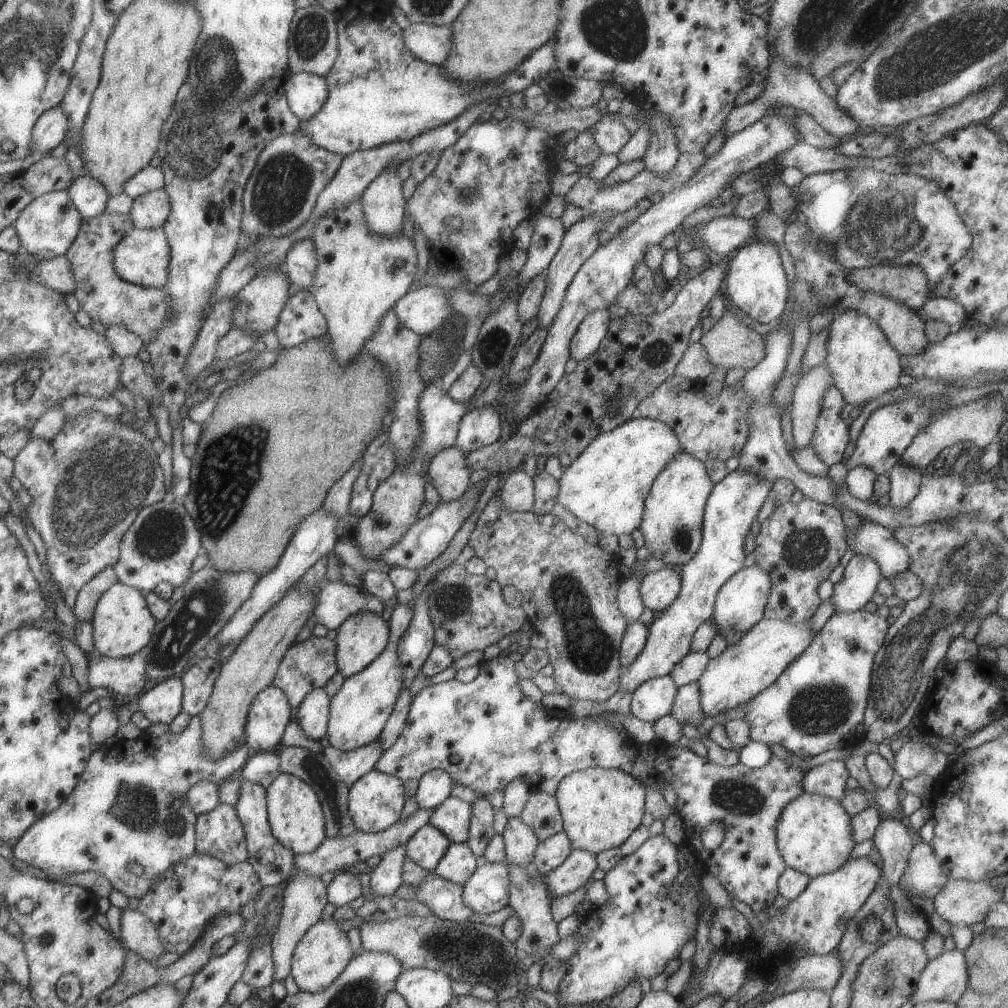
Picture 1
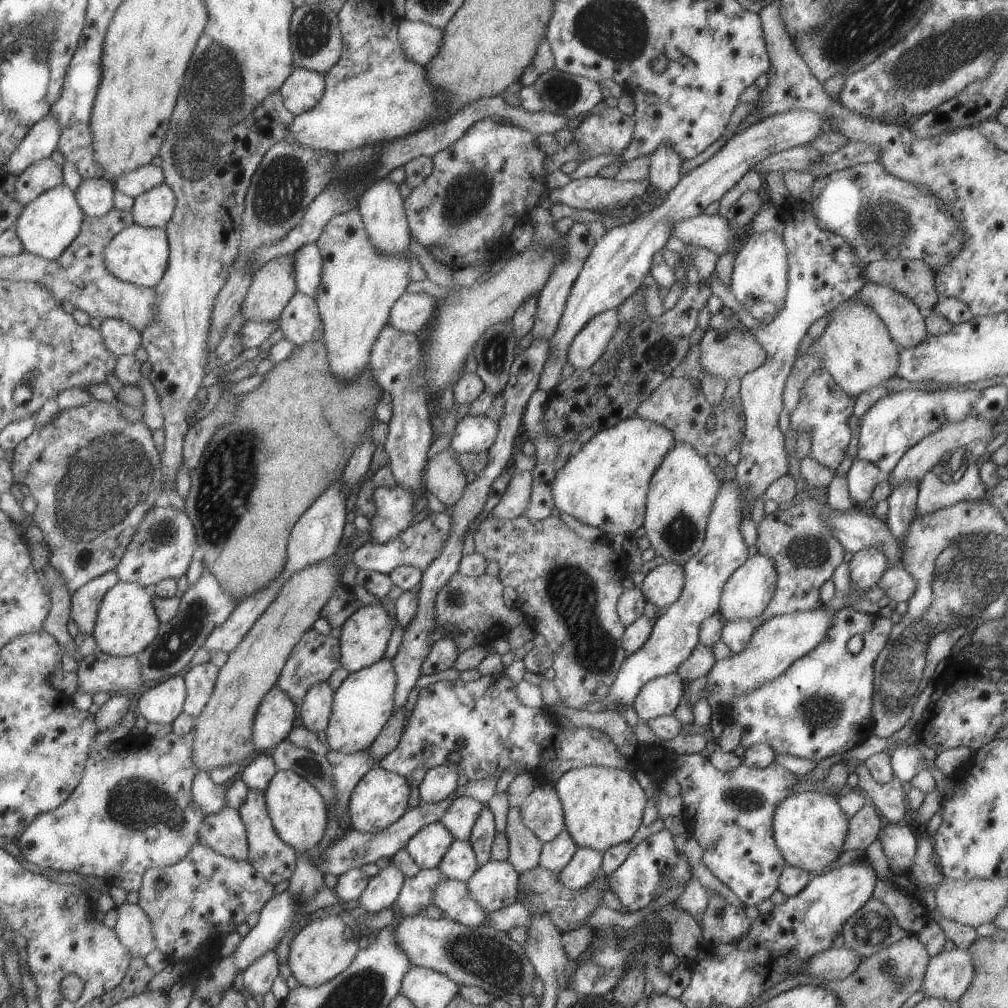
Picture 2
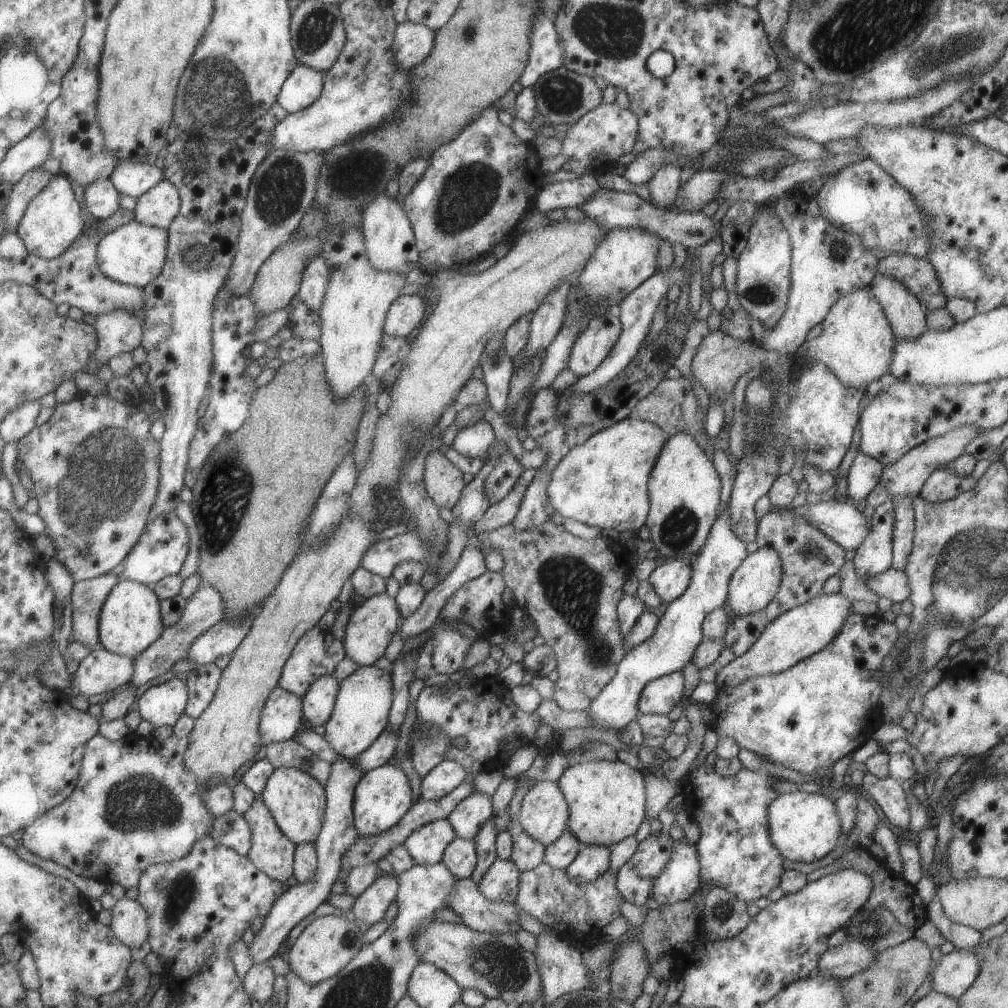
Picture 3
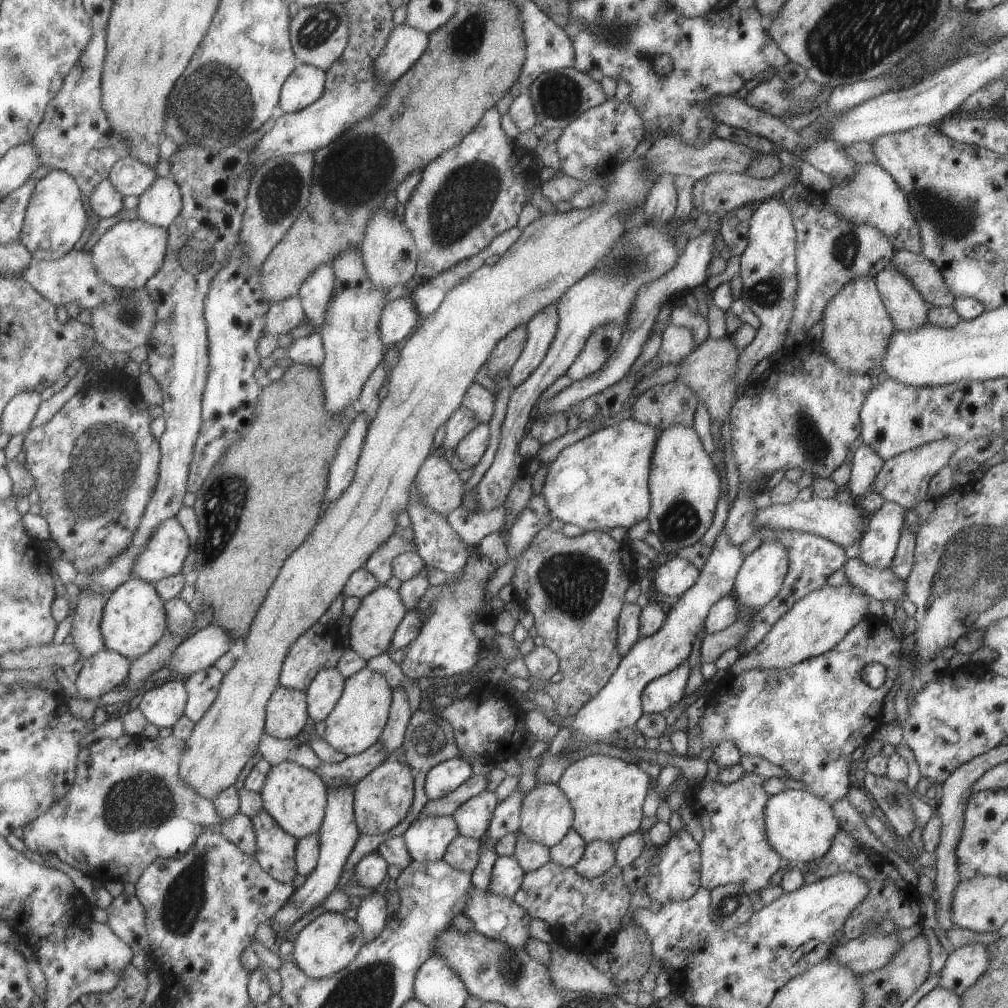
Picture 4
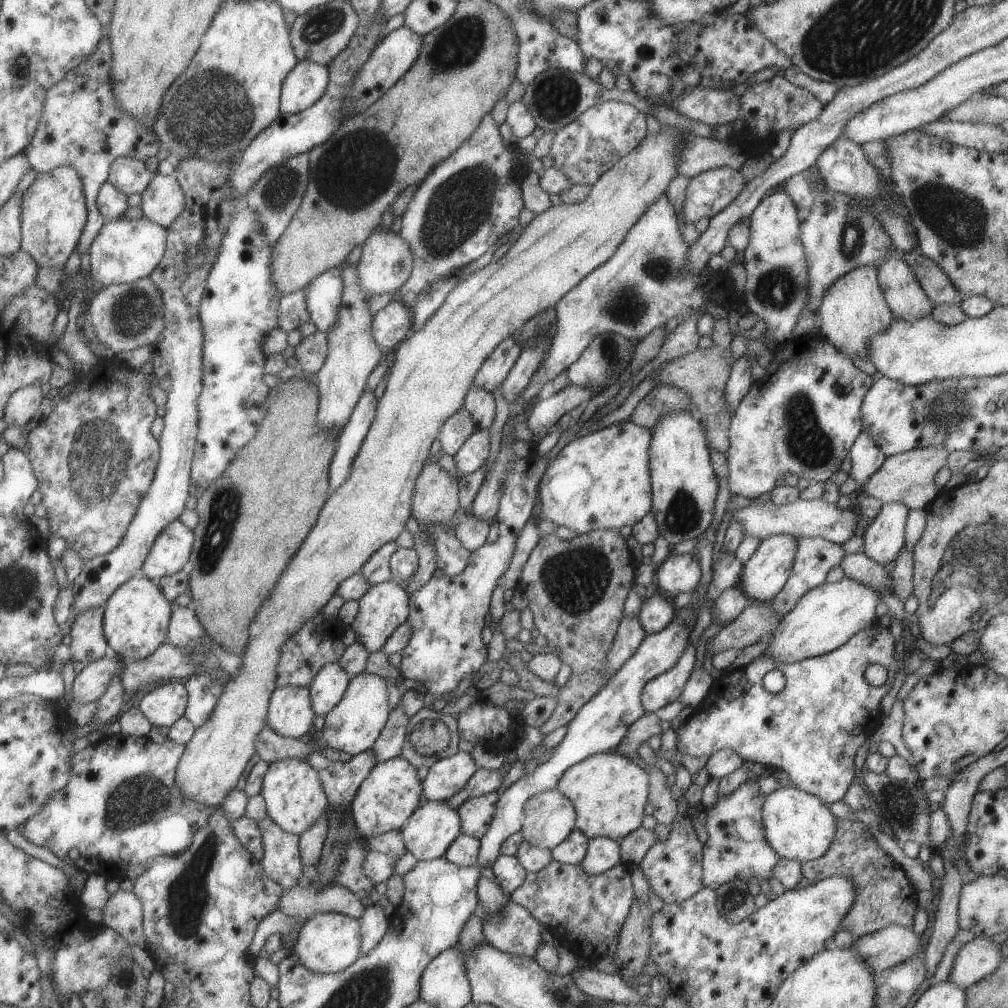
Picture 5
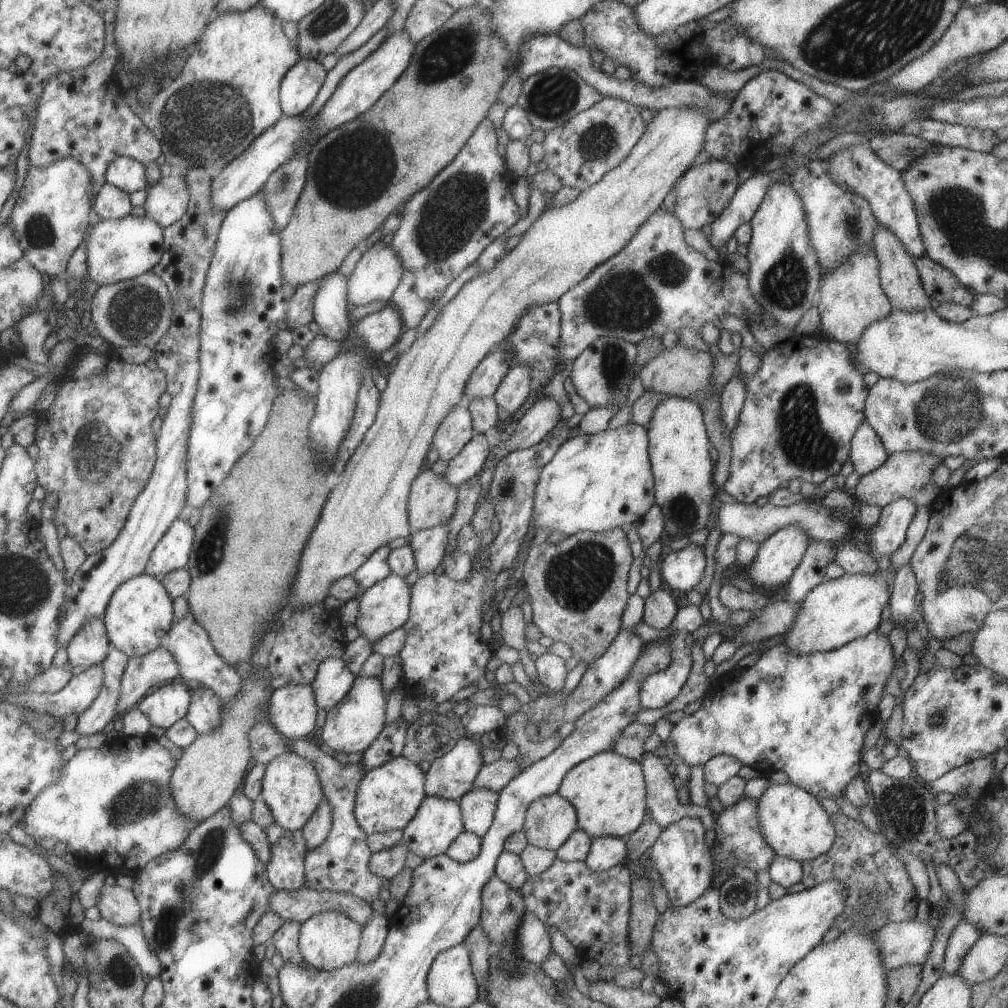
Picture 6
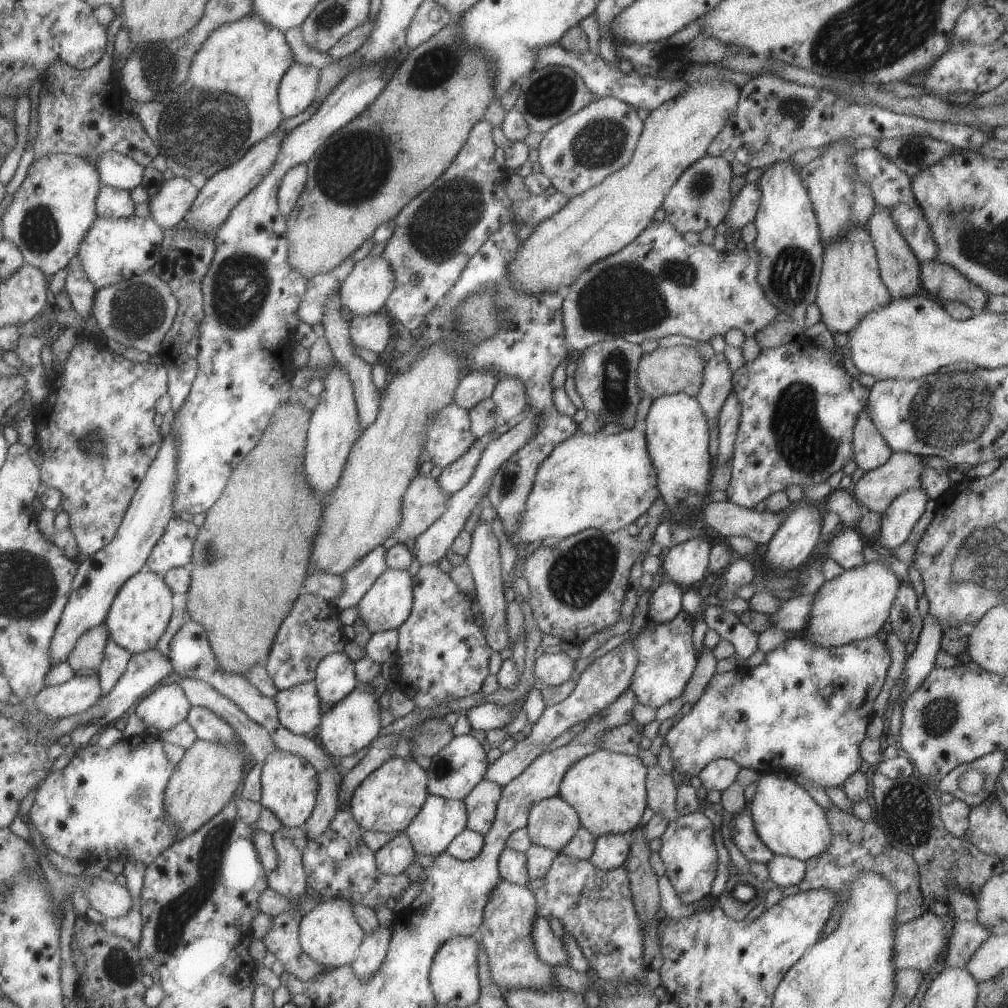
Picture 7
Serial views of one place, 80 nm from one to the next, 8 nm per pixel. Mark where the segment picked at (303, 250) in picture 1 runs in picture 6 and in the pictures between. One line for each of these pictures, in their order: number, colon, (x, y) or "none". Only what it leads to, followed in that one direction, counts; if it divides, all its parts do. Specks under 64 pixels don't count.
2: (306, 261)
3: (313, 281)
4: (316, 290)
5: (322, 295)
6: (329, 306)

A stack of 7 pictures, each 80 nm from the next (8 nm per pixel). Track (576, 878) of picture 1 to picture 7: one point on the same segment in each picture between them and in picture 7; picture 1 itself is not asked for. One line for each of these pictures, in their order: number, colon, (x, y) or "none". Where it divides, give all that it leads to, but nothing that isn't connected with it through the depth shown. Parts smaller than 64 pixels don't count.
2: (584, 866)
3: (592, 860)
4: (597, 857)
5: (602, 853)
6: (604, 852)
7: (609, 851)

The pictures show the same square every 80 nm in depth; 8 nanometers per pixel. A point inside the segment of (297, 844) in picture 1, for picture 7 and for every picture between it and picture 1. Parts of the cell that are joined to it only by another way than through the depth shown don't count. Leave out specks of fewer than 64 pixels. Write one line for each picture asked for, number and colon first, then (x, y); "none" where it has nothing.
2: (298, 814)
3: (296, 801)
4: (294, 797)
5: (294, 798)
6: (291, 789)
7: (288, 783)

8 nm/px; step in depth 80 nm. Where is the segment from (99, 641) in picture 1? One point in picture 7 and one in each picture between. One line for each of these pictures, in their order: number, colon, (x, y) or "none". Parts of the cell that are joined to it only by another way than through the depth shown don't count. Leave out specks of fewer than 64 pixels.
2: (127, 623)
3: (130, 622)
4: (135, 620)
5: (136, 618)
6: (140, 614)
7: (140, 614)

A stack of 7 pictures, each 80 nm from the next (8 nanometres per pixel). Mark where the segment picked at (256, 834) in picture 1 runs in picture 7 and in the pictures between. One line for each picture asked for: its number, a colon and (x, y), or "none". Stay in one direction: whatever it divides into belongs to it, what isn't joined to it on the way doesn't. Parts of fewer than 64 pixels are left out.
2: (274, 860)
3: (270, 852)
4: (274, 852)
5: (280, 861)
6: (285, 868)
7: (288, 877)

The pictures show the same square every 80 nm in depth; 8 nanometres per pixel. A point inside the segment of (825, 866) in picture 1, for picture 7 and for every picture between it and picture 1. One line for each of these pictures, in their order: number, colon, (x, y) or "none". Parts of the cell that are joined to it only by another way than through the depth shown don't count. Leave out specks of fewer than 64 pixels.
2: (809, 828)
3: (803, 826)
4: (800, 826)
5: (798, 826)
6: (793, 823)
7: (789, 822)

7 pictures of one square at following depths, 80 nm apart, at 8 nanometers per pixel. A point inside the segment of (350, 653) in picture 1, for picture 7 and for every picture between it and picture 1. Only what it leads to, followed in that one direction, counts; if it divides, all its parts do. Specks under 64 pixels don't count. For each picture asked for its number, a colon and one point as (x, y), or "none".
2: (363, 636)
3: (370, 626)
4: (372, 625)
5: (384, 606)
6: (384, 606)
7: (386, 605)

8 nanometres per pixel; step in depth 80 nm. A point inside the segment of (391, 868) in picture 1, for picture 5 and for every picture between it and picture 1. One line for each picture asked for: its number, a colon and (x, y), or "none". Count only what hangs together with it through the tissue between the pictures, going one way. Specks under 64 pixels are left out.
2: (381, 890)
3: (368, 908)
4: (370, 915)
5: (373, 922)

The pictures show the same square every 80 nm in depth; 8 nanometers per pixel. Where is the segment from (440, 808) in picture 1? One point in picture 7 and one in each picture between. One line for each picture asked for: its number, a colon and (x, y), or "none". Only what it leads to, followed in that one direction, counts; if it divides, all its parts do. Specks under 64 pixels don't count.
2: (460, 814)
3: (469, 814)
4: (472, 817)
5: (475, 813)
6: (477, 806)
7: (480, 803)

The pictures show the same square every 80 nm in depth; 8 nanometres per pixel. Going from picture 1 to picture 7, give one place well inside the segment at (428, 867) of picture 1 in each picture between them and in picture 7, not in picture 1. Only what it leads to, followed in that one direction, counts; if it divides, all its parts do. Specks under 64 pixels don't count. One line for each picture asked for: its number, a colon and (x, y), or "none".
2: (426, 847)
3: (426, 844)
4: (426, 838)
5: (430, 829)
6: (436, 822)
7: (439, 820)

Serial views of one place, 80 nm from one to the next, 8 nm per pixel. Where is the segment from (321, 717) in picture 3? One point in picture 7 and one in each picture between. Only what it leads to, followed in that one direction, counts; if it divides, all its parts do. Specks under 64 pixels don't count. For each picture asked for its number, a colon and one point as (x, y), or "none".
4: (325, 688)
5: (327, 687)
6: (332, 680)
7: (334, 678)

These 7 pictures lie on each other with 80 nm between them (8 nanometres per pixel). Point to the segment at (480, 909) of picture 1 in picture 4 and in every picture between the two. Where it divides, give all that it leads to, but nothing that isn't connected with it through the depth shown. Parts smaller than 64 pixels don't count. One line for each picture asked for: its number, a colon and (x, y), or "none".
2: (493, 885)
3: (499, 883)
4: (506, 875)

